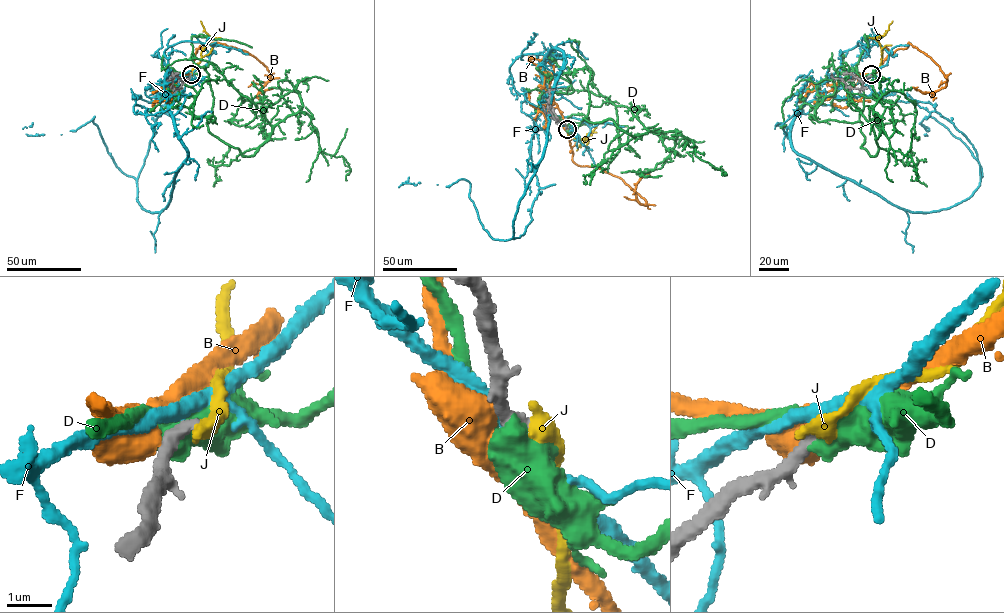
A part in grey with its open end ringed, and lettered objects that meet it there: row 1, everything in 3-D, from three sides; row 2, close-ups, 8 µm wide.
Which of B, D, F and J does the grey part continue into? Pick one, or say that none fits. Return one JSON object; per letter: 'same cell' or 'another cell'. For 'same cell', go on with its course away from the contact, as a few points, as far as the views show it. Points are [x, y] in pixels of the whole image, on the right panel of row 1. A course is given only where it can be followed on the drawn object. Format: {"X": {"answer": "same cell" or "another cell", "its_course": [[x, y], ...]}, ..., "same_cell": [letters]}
{"B": {"answer": "another cell"}, "D": {"answer": "another cell"}, "F": {"answer": "another cell"}, "J": {"answer": "another cell"}, "same_cell": []}

